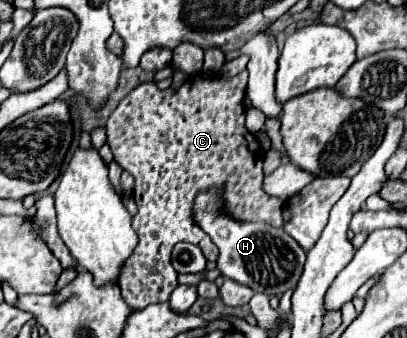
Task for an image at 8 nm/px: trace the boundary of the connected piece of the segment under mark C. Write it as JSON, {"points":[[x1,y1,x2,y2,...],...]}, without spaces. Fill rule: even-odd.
{"points":[[247,71,227,79,215,73,199,73,189,77,179,89,159,89,155,83,143,83,129,91,111,111,105,127,107,145,111,147,115,161,135,177,133,199,139,209,139,213,133,217,133,229,139,233,139,245,135,247,119,277,123,299,131,309,143,309,151,303,169,301,171,291,177,287,177,273,171,267,171,251,179,241,203,247,205,259,217,261,215,243,211,243,211,237,199,229,191,217,193,197,199,191,209,187,223,187,223,203,233,219,263,221,273,227,283,227,283,201,267,195,261,189,265,151,259,139,245,129,245,89]]}

